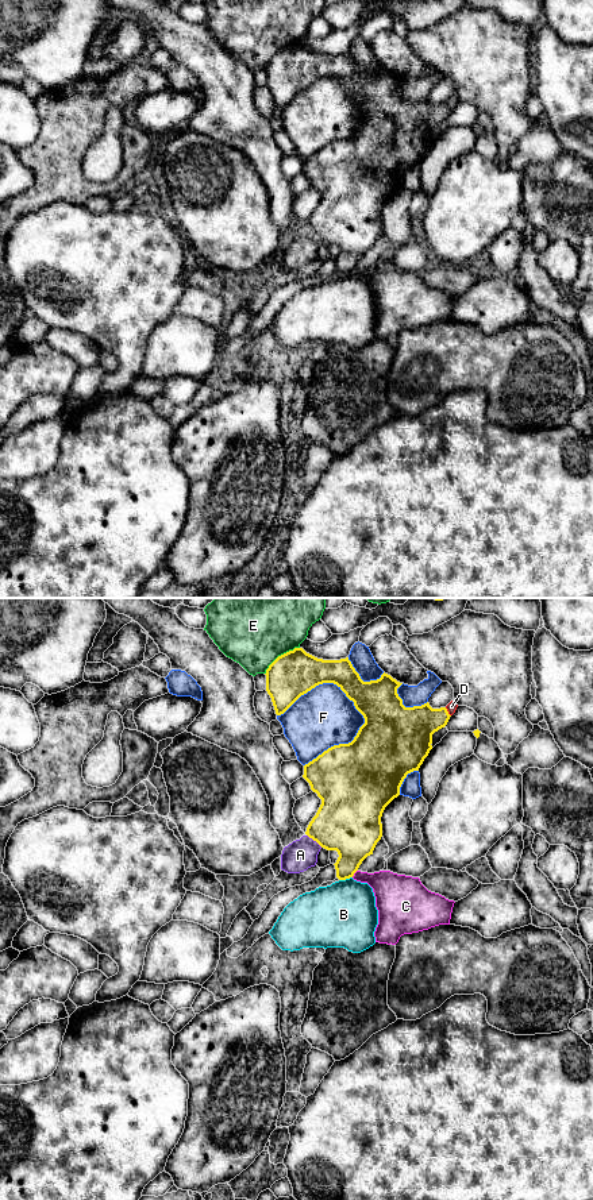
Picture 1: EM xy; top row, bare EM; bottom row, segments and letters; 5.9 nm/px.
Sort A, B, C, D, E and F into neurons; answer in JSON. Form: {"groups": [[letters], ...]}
{"groups": [["A"], ["B", "C"], ["D"], ["E"], ["F"]]}

